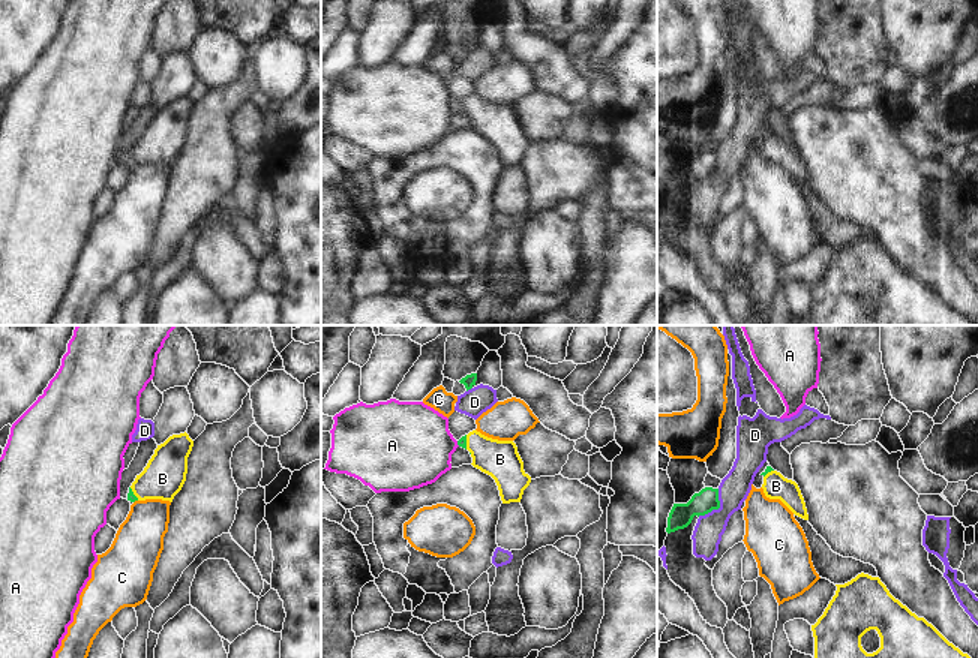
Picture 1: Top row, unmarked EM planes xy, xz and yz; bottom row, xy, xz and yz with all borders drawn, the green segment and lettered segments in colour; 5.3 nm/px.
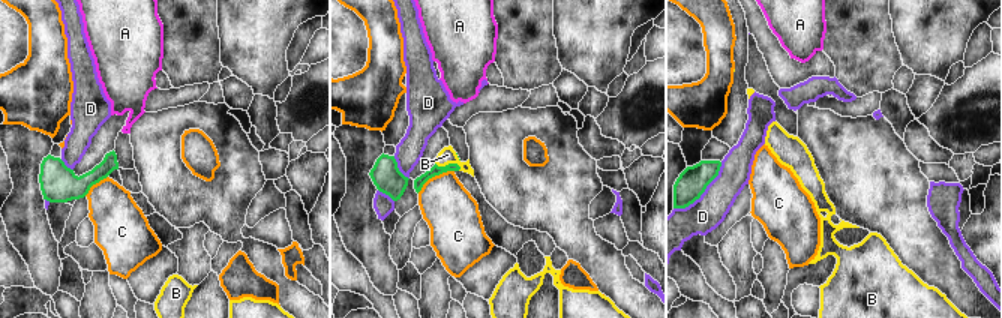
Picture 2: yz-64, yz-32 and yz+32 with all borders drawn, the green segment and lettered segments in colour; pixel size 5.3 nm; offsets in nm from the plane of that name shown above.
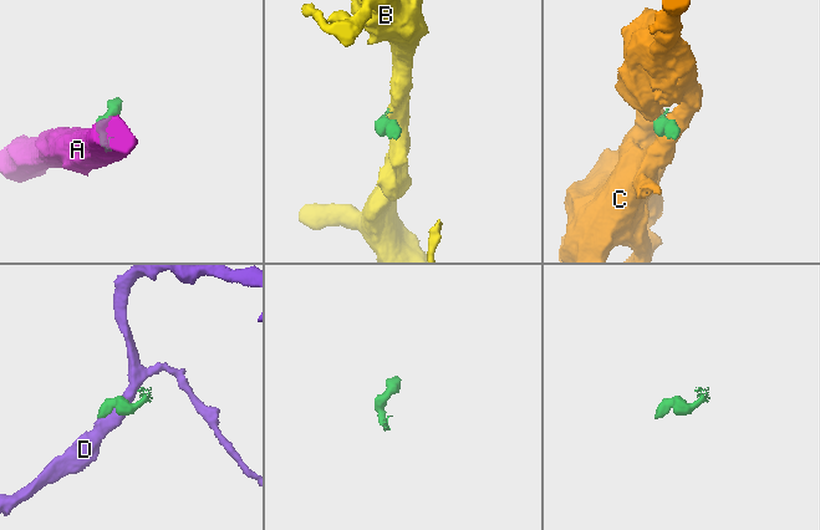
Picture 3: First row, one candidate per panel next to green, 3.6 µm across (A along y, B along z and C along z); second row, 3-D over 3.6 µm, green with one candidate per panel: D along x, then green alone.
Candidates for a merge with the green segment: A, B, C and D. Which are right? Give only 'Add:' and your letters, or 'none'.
Add: B

